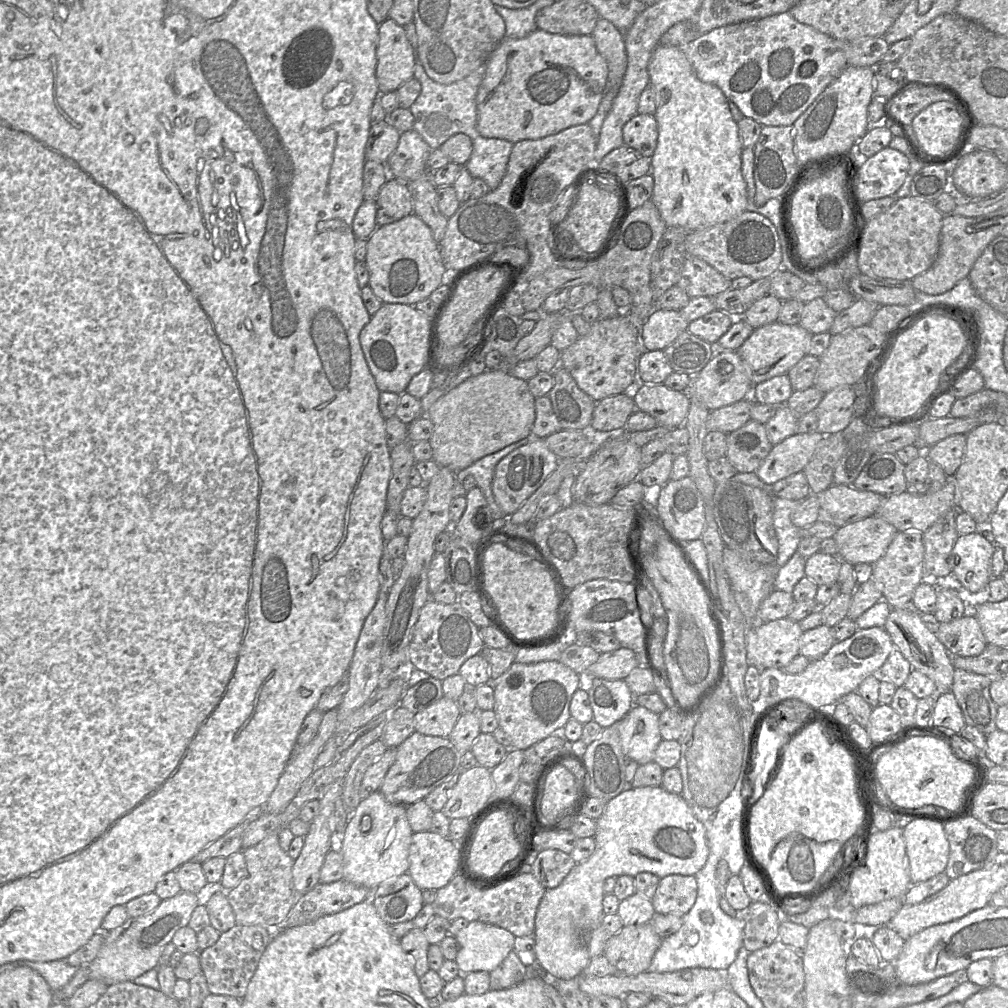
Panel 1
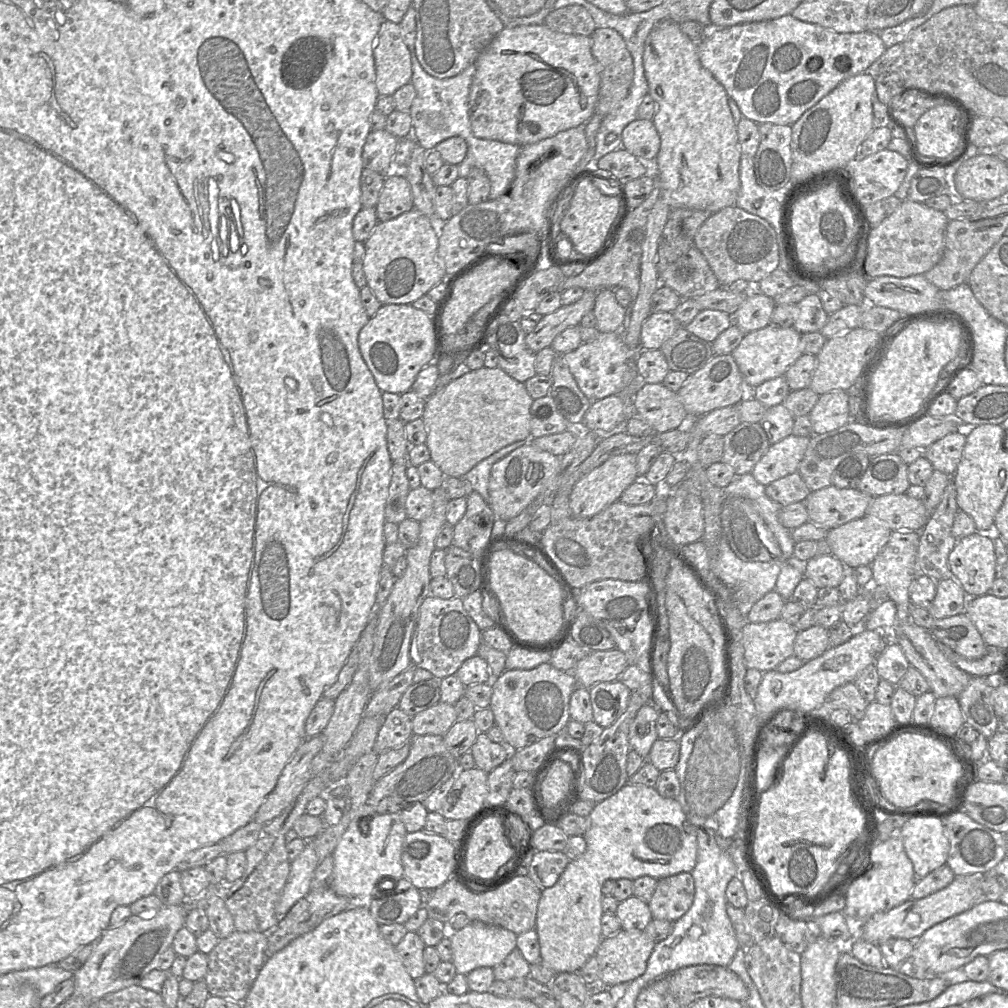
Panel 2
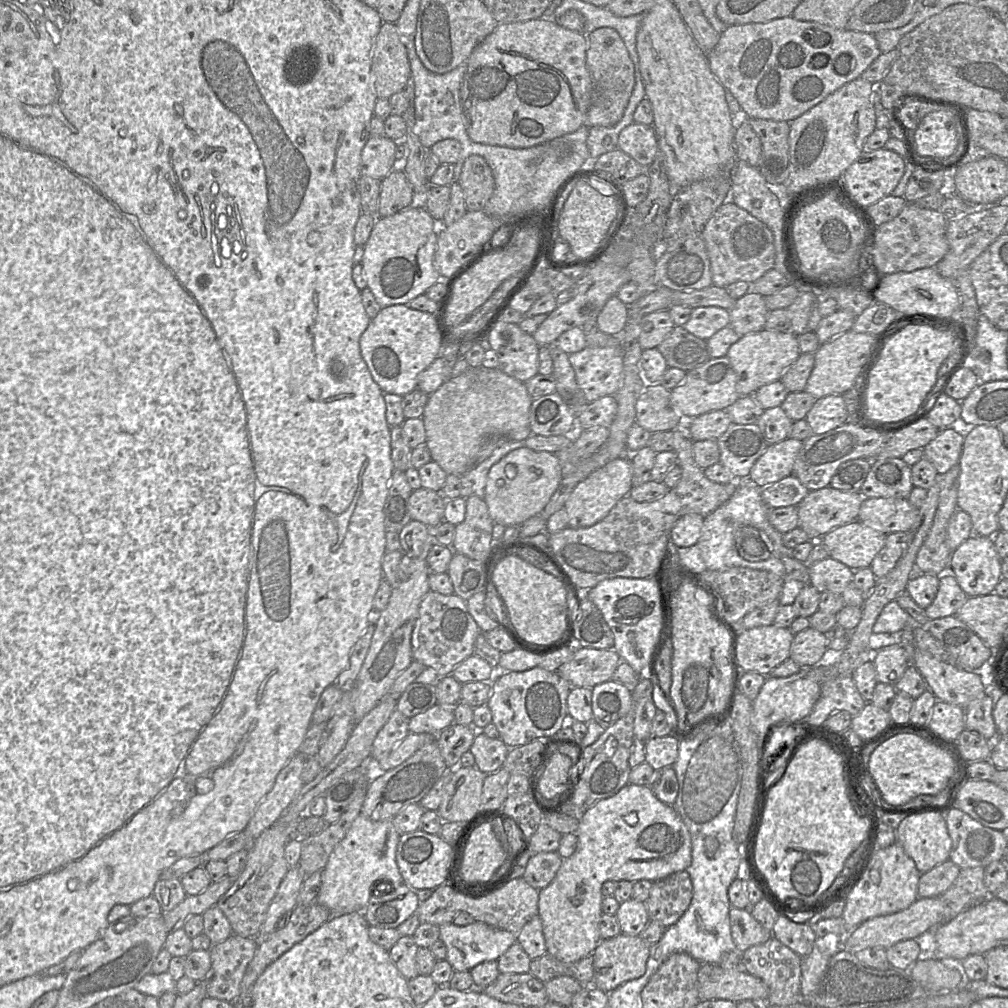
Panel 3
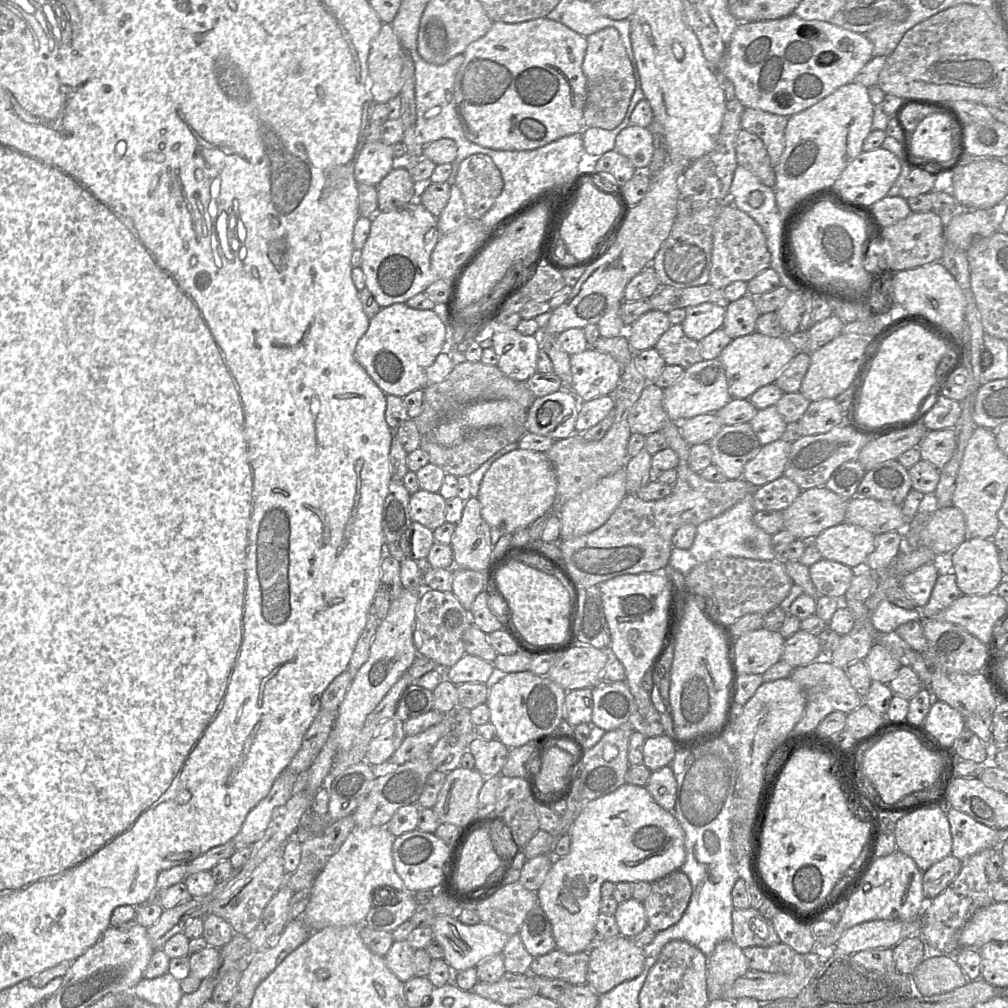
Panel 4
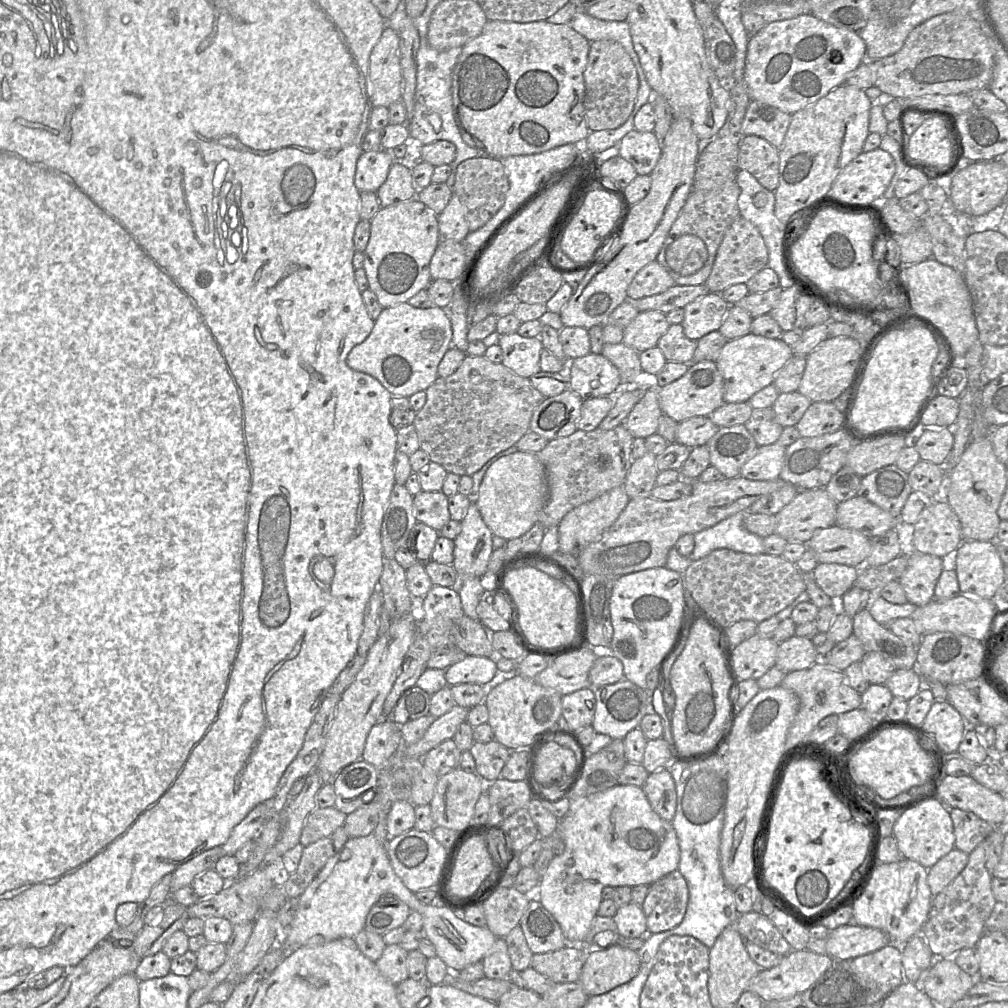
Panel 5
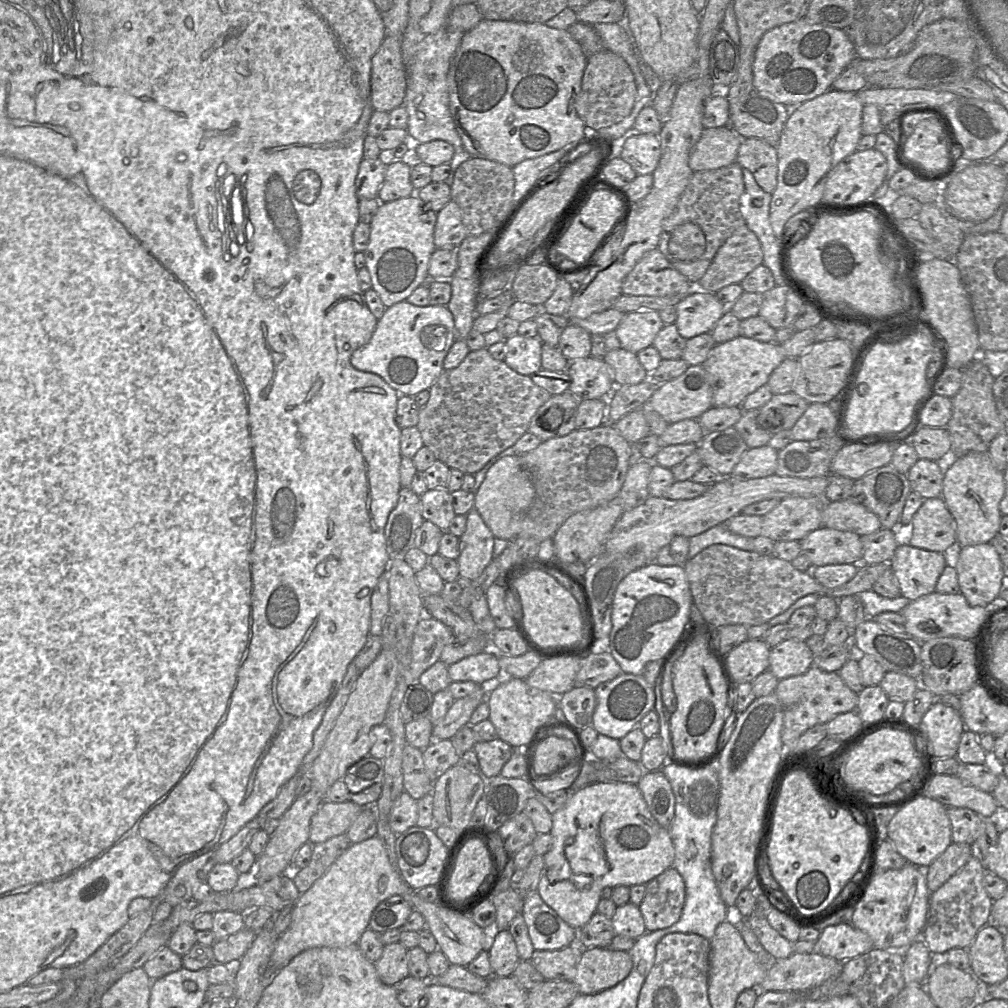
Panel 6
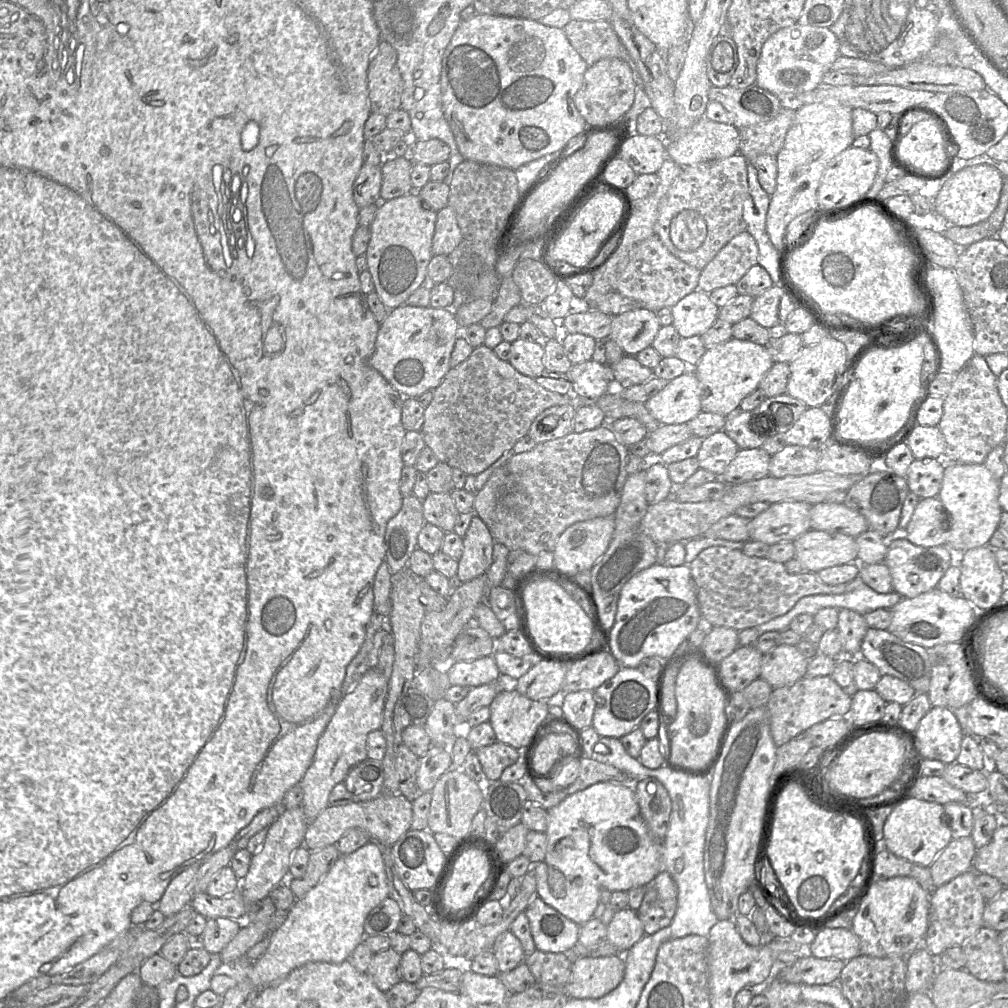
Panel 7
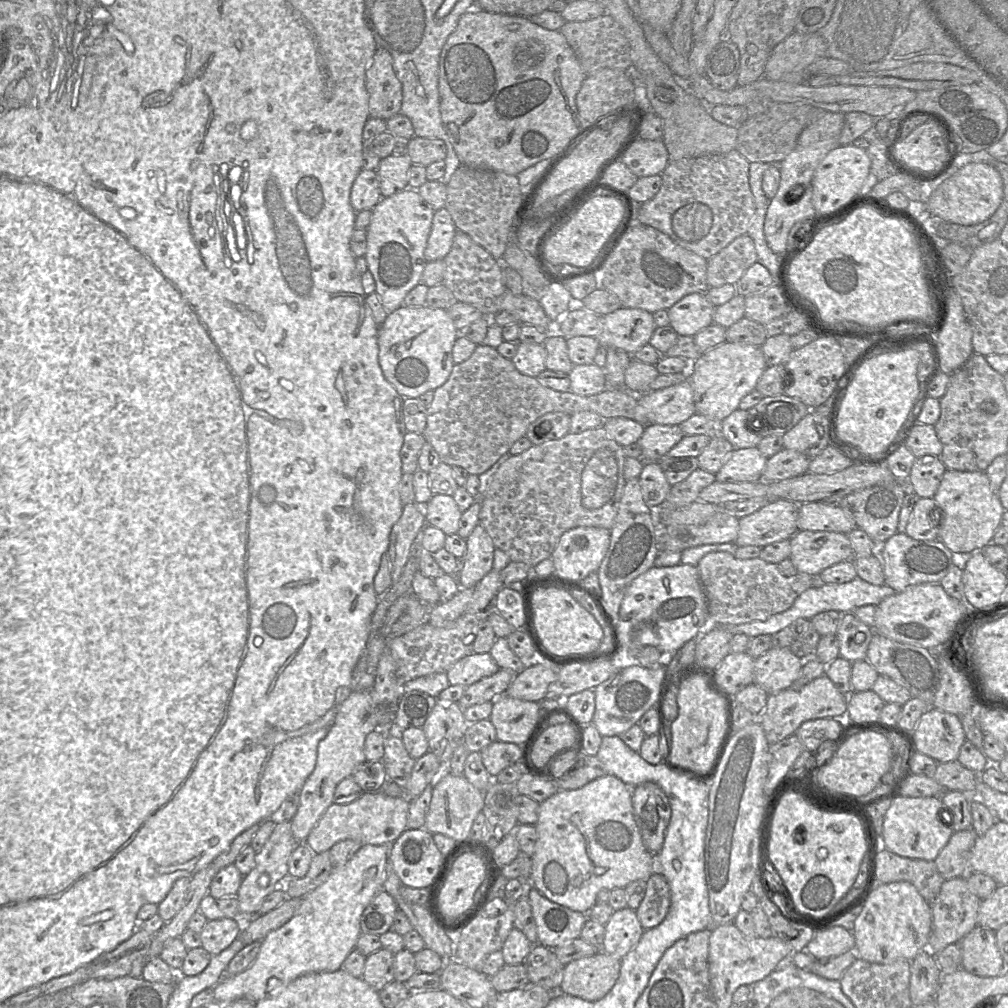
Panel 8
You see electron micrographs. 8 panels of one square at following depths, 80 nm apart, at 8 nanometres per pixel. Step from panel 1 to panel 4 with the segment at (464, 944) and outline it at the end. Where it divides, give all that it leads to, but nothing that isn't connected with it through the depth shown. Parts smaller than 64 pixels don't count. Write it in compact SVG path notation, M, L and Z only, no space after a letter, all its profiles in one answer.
M438 916L431 926L433 937L444 951L444 960L454 972L475 967L479 962L490 956L501 954L508 940L508 935L497 929L479 922L475 925L466 925L456 919L456 916Z

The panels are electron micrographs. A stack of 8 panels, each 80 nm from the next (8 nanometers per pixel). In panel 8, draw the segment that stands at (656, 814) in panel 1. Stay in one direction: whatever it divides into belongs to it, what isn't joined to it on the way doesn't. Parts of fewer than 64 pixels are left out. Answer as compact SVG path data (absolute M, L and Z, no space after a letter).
M604 775L576 790L559 790L554 795L541 802L539 804L539 814L535 829L537 831L537 841L534 847L534 853L531 856L531 876L530 885L528 885L528 887L536 888L550 901L573 911L589 913L591 908L596 904L596 895L600 890L625 888L629 883L635 880L647 880L656 870L656 857L645 848L634 818L632 789L614 775Z

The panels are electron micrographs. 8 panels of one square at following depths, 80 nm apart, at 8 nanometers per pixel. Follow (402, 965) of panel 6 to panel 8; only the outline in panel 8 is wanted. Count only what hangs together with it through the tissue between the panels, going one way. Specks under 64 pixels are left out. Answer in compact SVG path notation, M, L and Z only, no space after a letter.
M381 948L368 955L362 978L377 992L385 985L394 981L394 954Z

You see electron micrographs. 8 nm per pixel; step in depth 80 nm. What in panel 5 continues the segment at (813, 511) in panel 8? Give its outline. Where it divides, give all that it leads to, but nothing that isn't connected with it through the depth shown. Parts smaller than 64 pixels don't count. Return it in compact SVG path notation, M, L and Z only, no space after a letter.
M854 496L838 503L835 524L875 537L897 527L897 520L886 510L867 499Z

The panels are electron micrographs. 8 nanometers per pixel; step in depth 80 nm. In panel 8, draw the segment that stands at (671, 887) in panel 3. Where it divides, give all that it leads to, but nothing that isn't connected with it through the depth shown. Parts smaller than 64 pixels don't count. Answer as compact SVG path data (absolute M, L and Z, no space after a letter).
M658 867L646 880L646 892L636 915L643 929L650 929L660 924L670 906L670 888Z

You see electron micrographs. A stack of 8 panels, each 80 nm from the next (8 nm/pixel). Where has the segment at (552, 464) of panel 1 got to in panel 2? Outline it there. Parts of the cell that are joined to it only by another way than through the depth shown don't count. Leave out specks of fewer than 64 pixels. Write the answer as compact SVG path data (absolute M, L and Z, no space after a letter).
M532 444L523 445L493 464L488 483L490 508L495 520L509 521L518 516L541 492L559 467L559 458Z

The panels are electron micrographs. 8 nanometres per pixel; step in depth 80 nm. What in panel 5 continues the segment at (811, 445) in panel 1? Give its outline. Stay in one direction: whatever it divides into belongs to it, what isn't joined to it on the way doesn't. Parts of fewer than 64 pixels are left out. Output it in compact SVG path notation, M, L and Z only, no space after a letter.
M779 443L758 446L755 455L743 465L740 476L758 481L779 479L786 448Z

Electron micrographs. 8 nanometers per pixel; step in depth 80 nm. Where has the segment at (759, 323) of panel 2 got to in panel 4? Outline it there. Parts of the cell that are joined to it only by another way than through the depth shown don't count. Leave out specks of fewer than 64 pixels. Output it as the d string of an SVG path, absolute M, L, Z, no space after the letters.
M747 294L736 301L728 302L725 309L722 329L731 339L756 331L756 321L760 313L752 296Z

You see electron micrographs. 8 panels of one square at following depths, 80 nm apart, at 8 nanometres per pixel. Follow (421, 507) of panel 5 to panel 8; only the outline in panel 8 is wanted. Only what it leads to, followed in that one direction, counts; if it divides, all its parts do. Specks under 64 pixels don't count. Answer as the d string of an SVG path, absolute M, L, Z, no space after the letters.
M433 494L423 511L426 525L437 527L446 535L457 533L462 513L452 496Z

